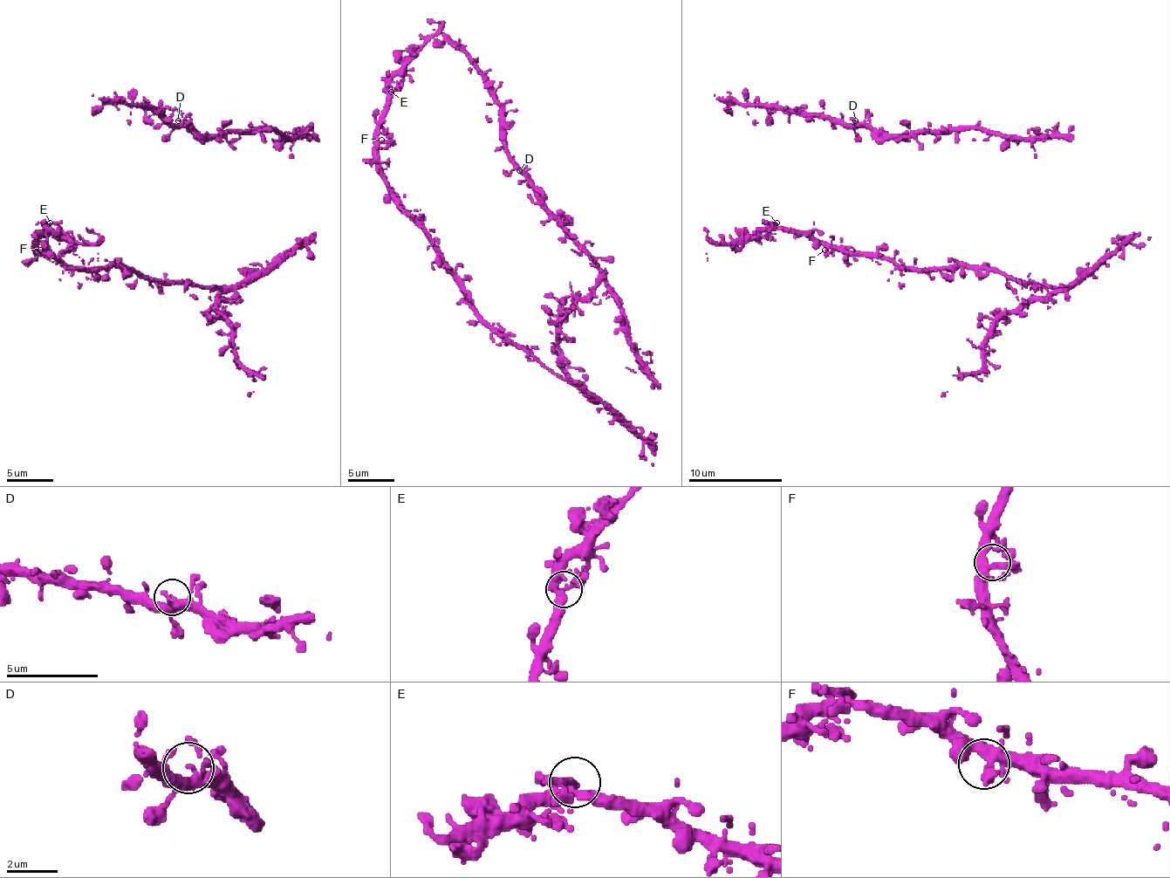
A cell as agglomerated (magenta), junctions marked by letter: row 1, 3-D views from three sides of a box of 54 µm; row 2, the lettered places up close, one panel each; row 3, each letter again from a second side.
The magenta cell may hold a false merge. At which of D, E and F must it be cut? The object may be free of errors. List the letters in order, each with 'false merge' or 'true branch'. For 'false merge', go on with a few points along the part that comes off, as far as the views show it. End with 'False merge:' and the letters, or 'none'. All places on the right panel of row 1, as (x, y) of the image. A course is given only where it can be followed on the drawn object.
D: true branch
E: false merge; course (776, 223), (734, 243), (717, 243), (703, 228)
F: true branch
False merge: E

